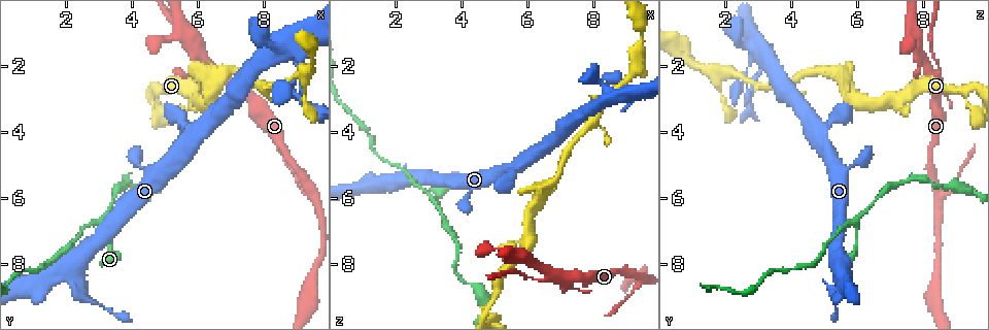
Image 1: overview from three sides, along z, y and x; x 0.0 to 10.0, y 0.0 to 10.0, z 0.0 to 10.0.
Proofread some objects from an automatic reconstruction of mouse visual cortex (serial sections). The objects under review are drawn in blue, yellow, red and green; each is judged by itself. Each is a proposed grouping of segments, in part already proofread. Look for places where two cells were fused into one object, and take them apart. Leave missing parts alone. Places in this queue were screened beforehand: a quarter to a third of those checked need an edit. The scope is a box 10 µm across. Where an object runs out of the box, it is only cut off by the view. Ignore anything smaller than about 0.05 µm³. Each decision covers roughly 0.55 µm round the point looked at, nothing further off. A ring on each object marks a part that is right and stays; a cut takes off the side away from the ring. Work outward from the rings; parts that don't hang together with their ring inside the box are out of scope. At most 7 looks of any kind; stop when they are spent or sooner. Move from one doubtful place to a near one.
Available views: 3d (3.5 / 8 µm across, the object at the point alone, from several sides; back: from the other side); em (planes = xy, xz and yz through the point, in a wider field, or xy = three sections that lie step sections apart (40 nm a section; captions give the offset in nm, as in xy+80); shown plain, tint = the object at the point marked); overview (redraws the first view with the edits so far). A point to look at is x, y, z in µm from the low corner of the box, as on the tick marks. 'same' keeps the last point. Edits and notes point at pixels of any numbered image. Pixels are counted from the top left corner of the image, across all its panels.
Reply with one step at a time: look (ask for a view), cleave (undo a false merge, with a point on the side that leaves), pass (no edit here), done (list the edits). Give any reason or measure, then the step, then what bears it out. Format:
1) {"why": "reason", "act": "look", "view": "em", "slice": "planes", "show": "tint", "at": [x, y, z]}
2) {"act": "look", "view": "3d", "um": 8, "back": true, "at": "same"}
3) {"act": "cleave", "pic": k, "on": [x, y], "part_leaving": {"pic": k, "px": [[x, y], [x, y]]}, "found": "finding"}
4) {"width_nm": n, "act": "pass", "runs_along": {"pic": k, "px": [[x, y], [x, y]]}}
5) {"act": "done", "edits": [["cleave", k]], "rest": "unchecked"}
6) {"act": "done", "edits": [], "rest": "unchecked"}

{"why": "two arms in line, one across", "act": "look", "view": "3d", "um": 3.5, "at": [3.15, 6.75, 6.00]}

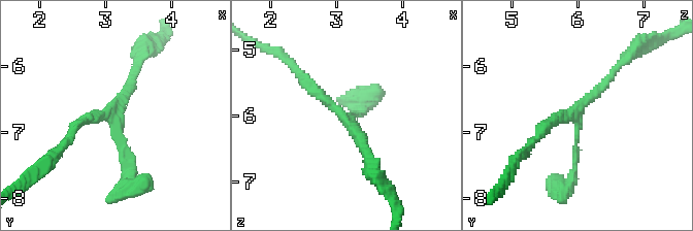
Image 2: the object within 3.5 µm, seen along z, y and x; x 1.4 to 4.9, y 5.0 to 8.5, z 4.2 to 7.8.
{"arms": 3, "arm_widths_nm": [100, 150, 150], "why": "need the tissue", "act": "look", "view": "em", "slice": "xy", "step": 3, "show": "tint", "at": [3.15, 6.65, 6.00]}

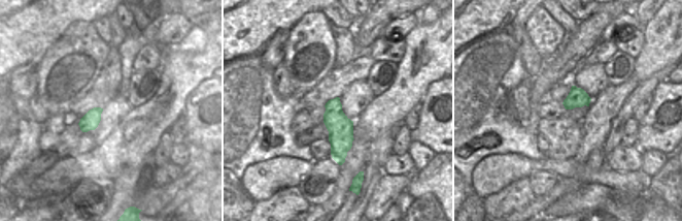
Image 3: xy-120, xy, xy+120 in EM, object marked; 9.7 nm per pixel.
{"act": "pass", "runs_along": {"pic": 2, "px": [[573, 174], [575, 111], [621, 64]]}, "found": "all the same cell"}

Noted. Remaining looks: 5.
{"why": "abrupt turn", "act": "look", "view": "3d", "um": 3.5, "at": [4.60, 3.05, 9.35]}

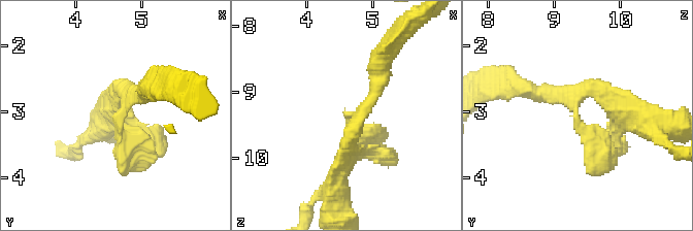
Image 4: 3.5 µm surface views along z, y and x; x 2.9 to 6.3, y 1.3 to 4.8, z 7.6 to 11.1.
{"act": "look", "view": "em", "slice": "planes", "show": "tint", "at": [4.65, 3.05, 9.35]}

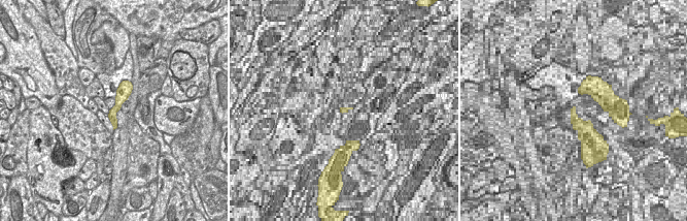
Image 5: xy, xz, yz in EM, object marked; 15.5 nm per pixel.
{"width_nm": 160, "act": "pass", "runs_along": {"pic": 4, "px": [[149, 93], [118, 114], [124, 172]]}, "found": "all the same cell"}

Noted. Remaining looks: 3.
{"why": "thin arm on a thick one", "act": "look", "view": "3d", "um": 3.5, "back": true, "at": [6.60, 2.30, 8.30]}

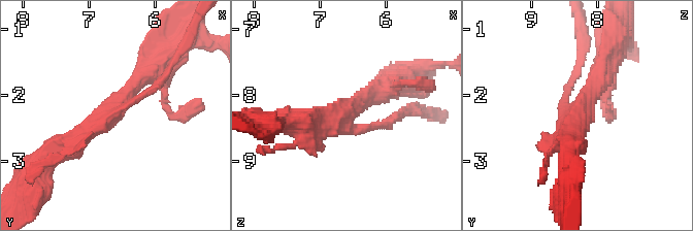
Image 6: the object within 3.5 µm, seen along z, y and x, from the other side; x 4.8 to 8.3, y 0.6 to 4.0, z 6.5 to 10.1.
{"arms": 3, "arm_widths_nm": [100, 300, 350], "act": "look", "view": "em", "slice": "xy", "step": 5, "show": "tint", "at": [6.65, 2.20, 8.30]}

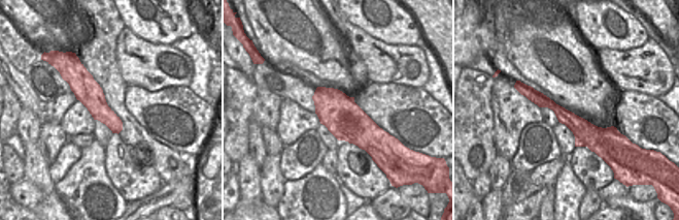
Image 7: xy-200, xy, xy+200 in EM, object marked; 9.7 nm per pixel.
{"why": "another direction", "act": "look", "view": "em", "slice": "xy", "step": 2, "show": "tint", "at": "same"}

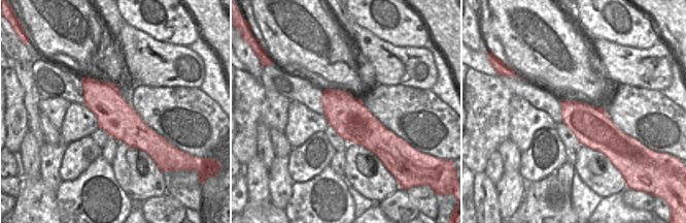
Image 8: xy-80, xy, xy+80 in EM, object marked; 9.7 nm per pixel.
{"act": "cleave", "pic": 6, "on": [387, 125], "found": "two cells meet here"}

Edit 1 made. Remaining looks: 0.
{"act": "done", "edits": [["cleave", 6]], "rest": "unchecked"}

